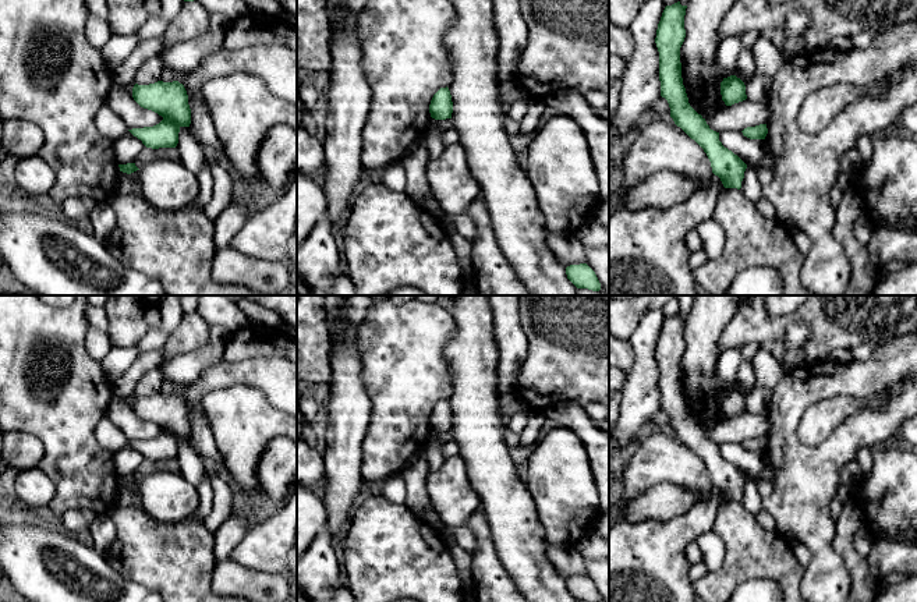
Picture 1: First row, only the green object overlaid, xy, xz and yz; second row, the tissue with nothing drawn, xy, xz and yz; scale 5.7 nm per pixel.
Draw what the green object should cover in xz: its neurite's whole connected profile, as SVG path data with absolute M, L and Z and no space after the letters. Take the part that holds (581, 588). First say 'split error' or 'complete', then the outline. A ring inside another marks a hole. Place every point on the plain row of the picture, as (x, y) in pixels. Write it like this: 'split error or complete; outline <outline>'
complete; outline M587 576L567 578L566 587L577 601L601 602L595 584Z

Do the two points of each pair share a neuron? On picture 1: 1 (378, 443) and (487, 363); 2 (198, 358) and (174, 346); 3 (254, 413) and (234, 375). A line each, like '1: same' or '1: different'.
1: different
2: different
3: different

